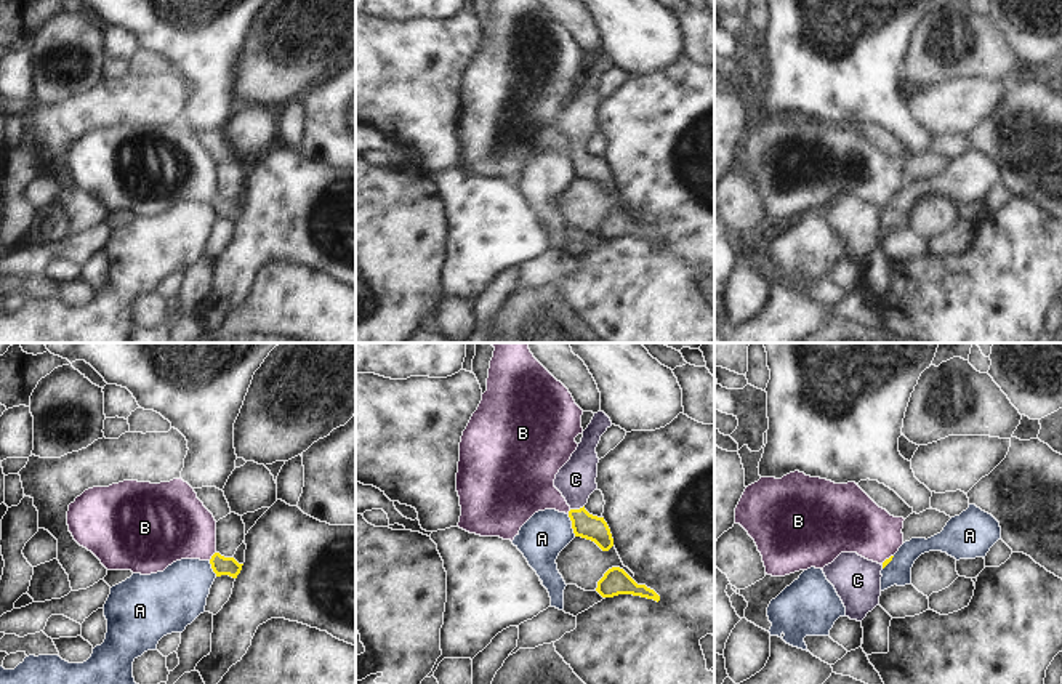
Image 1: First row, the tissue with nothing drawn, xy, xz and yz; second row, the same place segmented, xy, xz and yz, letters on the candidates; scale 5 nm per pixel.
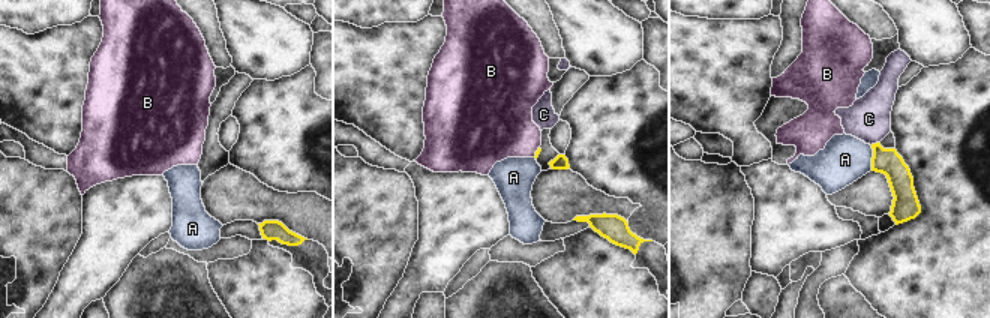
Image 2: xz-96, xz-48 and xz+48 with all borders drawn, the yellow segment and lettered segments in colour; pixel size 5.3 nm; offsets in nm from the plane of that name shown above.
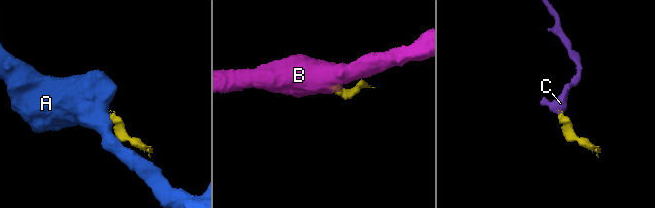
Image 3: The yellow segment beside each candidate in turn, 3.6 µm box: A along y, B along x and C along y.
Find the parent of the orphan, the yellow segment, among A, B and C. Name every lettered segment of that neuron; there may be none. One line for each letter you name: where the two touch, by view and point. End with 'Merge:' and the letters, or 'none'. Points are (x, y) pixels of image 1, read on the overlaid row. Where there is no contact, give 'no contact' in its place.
C: meets yellow in xz at (577, 510)
Merge: C

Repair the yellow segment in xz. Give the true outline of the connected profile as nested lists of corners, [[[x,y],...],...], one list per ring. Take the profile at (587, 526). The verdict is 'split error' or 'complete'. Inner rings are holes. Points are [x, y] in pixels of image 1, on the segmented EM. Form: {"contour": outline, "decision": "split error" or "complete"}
{"contour": [[[604,412],[594,413],[591,423],[583,431],[581,442],[570,460],[559,469],[554,487],[562,493],[570,506],[569,517],[575,537],[594,541],[602,551],[613,546],[610,529],[604,517],[589,514],[585,509],[589,495],[597,489],[597,453],[601,436],[612,426]]], "decision": "split error"}

